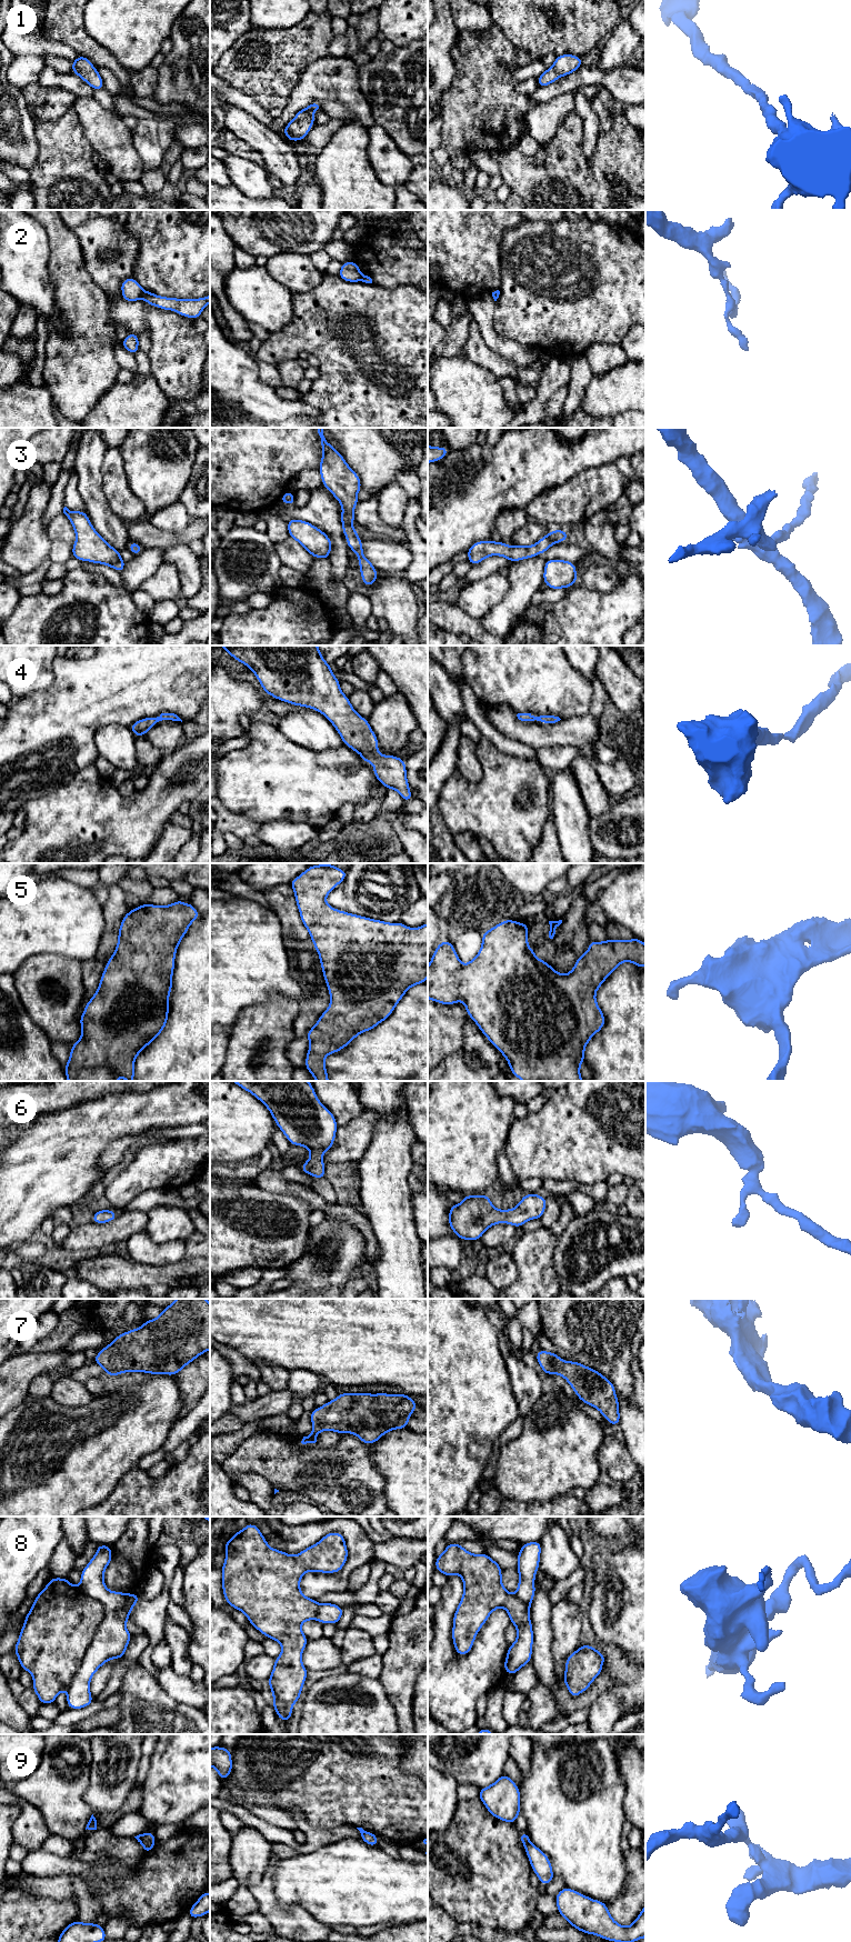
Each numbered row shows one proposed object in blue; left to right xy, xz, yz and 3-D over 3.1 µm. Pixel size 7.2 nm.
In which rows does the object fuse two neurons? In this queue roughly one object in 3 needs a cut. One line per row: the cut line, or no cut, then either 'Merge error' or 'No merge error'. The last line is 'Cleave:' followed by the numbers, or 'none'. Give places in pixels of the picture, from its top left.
1: No split. No merge error
2: Split along xy (144, 291), (140, 296). Merge error
3: No split. No merge error
4: No split. No merge error
5: No split. No merge error
6: No split. No merge error
7: No split. No merge error
8: Split along xy (79, 1587), (102, 1604), (103, 1620), (67, 1689). Merge error
9: Split along yz (529, 1841), (524, 1845). Merge error
Cleave: 2, 8, 9

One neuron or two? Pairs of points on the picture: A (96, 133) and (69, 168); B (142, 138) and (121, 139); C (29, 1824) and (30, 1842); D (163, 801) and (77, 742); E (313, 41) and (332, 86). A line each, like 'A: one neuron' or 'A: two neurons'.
A: two neurons
B: two neurons
C: one neuron
D: two neurons
E: two neurons

